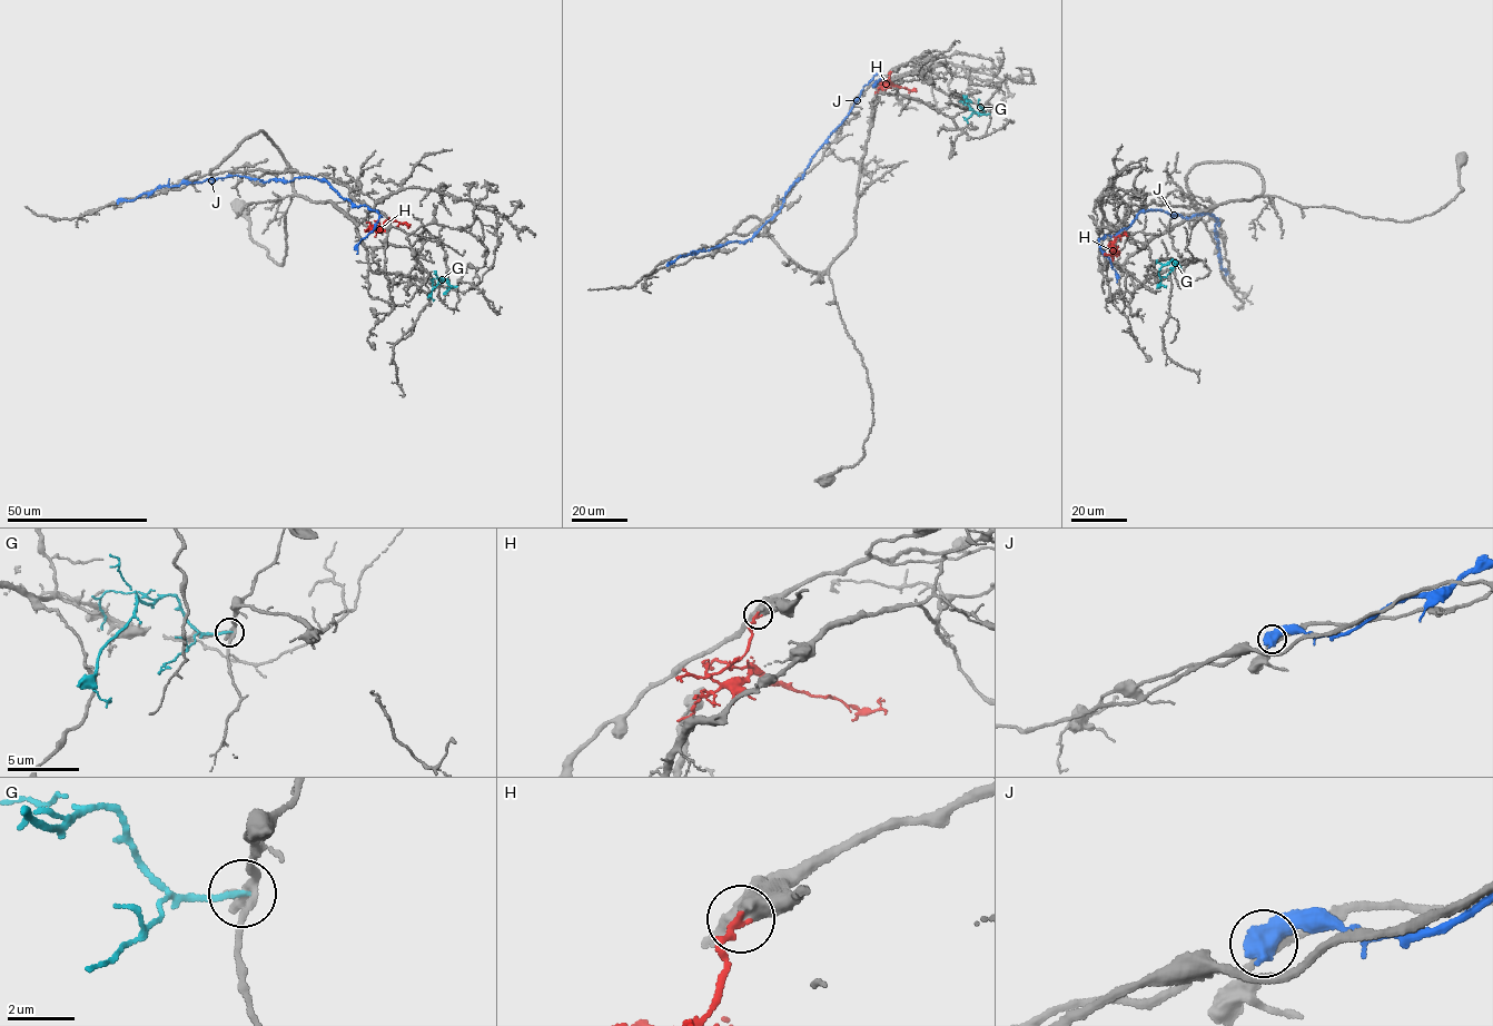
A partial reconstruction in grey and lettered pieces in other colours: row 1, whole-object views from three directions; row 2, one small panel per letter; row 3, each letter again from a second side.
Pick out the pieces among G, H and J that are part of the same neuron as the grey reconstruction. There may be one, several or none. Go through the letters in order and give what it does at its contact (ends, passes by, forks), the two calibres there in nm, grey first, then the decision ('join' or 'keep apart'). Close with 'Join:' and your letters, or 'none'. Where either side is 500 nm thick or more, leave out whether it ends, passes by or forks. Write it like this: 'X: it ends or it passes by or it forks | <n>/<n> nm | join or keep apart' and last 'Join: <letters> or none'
G: it ends | 200/160 nm | keep apart
H: 600/220 nm | keep apart
J: 280/700 nm | keep apart
Join: none

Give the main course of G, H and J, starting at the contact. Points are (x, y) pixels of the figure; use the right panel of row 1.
G: (1177, 260), (1172, 259), (1159, 272), (1160, 284), (1166, 285)
H: (1104, 254), (1110, 255), (1117, 236), (1124, 233), (1127, 236)
J: (1227, 273), (1222, 268), (1216, 219), (1152, 209), (1099, 239), (1117, 283)

